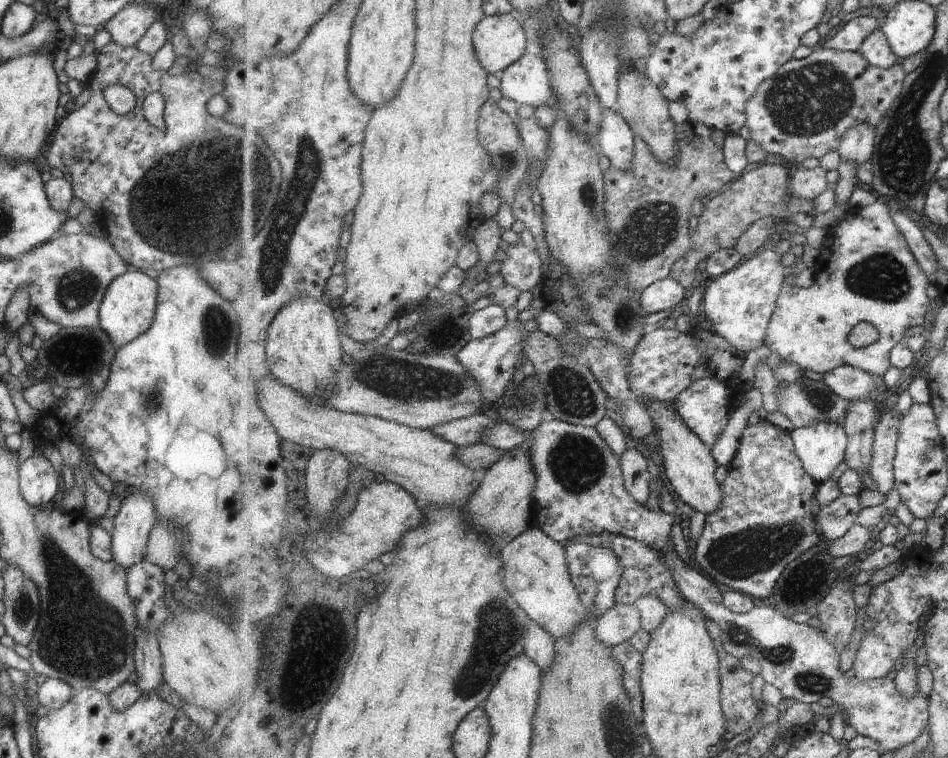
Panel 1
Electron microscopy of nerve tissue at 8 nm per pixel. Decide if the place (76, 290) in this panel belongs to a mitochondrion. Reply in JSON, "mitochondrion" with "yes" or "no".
{"mitochondrion":"yes"}

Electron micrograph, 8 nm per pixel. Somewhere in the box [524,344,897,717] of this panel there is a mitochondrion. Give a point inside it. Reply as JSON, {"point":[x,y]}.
{"point":[741,554]}

